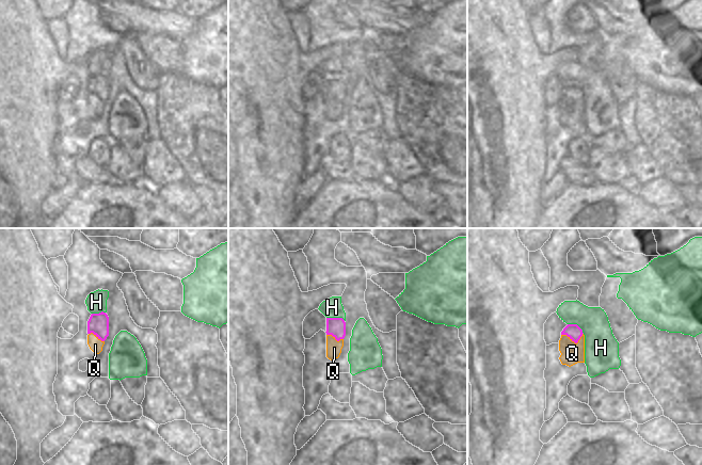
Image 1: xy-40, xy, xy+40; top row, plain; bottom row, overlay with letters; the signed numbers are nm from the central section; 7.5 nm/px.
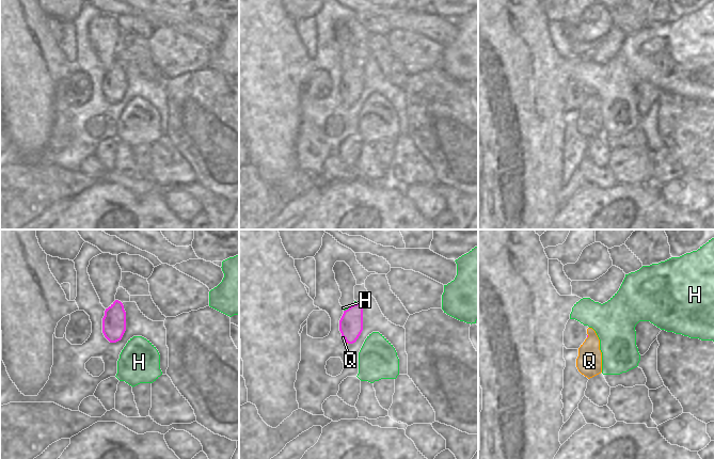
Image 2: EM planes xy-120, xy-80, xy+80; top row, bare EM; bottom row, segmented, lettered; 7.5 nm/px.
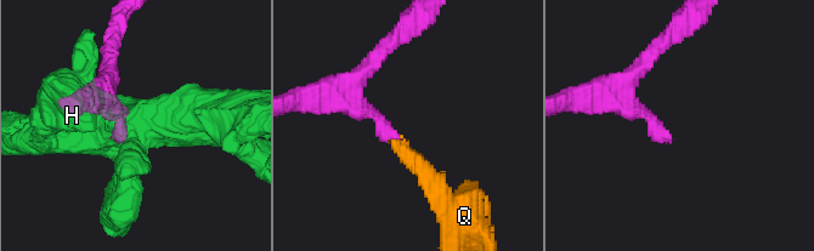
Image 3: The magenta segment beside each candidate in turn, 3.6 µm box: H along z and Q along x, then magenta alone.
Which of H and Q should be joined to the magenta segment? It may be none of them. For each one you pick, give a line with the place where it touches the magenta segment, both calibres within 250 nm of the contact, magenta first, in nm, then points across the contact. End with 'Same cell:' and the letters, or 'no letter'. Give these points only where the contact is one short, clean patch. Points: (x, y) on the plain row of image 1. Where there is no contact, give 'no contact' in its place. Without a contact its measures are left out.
Q: contact xy+40 (573, 101); calibres 110 and 160 nm
Same cell: Q

